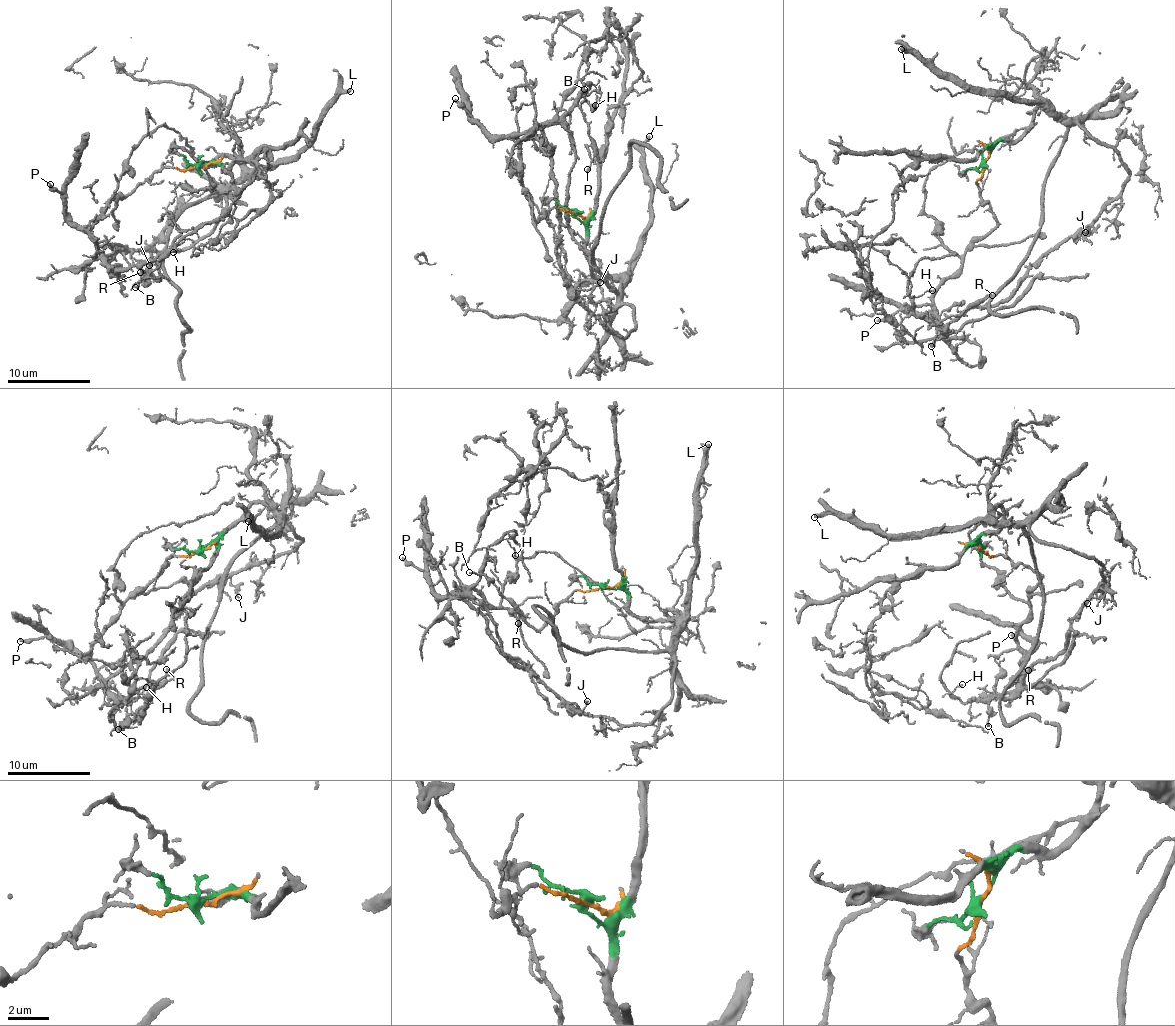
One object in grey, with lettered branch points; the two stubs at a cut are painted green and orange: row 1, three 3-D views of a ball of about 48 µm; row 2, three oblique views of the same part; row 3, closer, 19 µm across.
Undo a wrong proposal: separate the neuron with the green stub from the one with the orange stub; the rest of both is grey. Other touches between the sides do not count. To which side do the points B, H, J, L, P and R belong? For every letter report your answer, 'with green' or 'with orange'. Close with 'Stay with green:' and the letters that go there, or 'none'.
B: with orange
H: with orange
J: with green
L: with green
P: with orange
R: with orange
Stay with green: J, L

